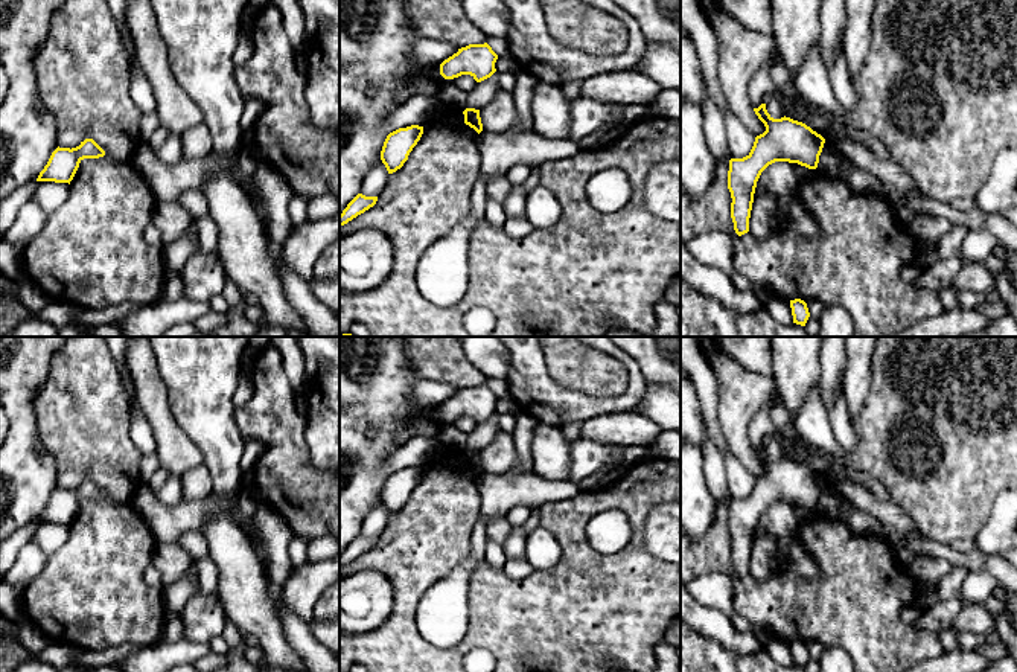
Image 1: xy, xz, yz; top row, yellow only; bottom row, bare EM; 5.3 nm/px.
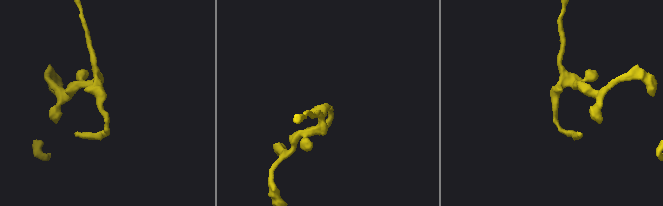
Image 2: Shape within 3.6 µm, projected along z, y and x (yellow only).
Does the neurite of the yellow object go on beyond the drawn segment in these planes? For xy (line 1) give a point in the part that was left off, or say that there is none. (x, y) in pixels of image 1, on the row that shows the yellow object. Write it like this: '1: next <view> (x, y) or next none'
1: next none

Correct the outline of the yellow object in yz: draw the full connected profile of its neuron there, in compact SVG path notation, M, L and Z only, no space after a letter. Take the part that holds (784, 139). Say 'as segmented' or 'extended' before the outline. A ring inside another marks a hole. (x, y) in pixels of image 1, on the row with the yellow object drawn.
as segmented | M766 104L754 108L766 131L755 137L751 152L731 158L728 189L731 192L731 218L738 236L749 232L749 218L757 181L761 172L775 162L798 163L816 169L825 139L802 122L790 117L773 119Z

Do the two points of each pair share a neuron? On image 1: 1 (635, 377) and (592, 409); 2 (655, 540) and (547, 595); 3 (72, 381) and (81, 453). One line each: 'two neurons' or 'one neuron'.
1: one neuron
2: two neurons
3: one neuron

